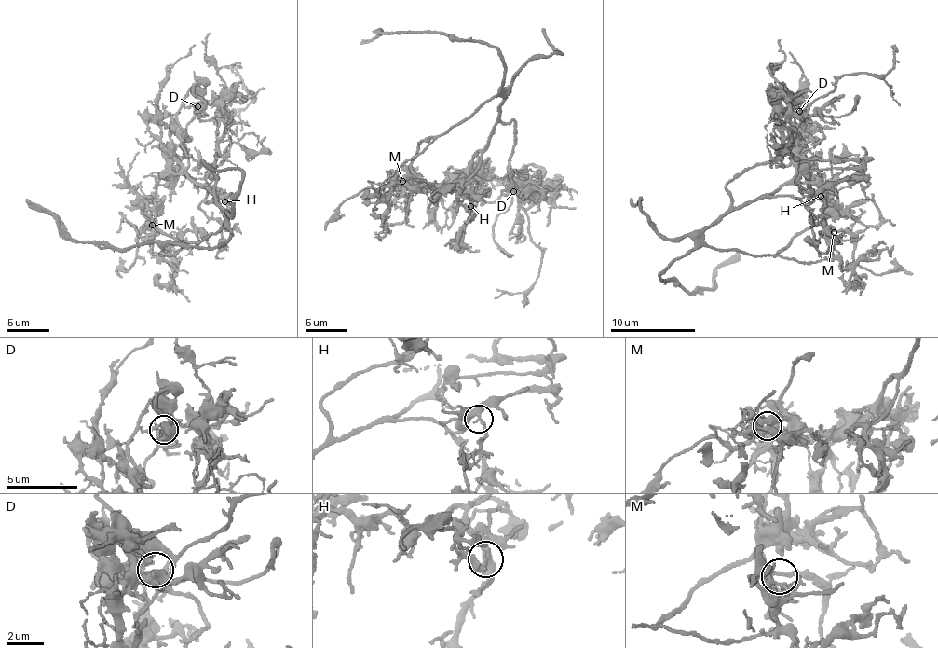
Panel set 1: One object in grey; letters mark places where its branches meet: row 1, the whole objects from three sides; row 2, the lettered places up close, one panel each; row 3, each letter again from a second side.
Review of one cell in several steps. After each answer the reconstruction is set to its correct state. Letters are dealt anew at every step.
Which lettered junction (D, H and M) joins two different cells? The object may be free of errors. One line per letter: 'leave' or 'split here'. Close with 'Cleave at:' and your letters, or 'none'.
D: leave
H: leave
M: leave
Cleave at: none

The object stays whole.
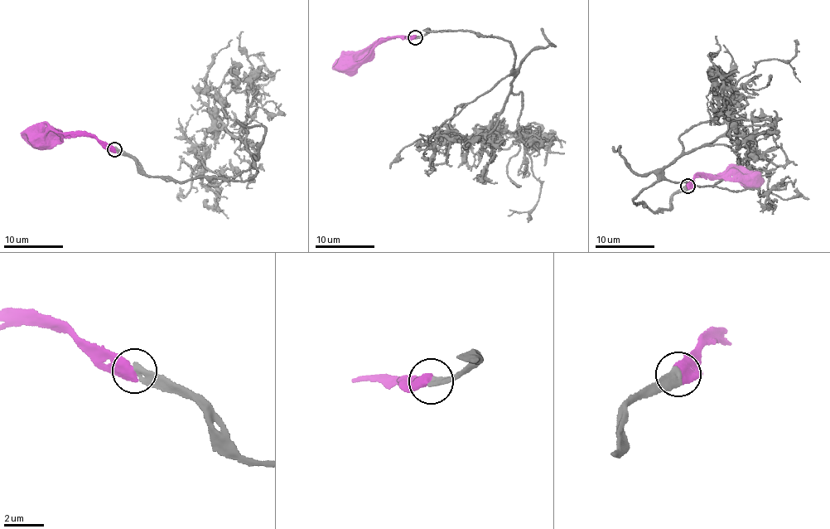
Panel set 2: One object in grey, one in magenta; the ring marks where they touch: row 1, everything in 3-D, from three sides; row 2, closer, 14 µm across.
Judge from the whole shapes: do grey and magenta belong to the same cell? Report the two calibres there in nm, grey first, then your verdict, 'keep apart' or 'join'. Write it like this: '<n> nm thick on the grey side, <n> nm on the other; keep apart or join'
360 nm thick on the grey side, 650 nm on the other; join

